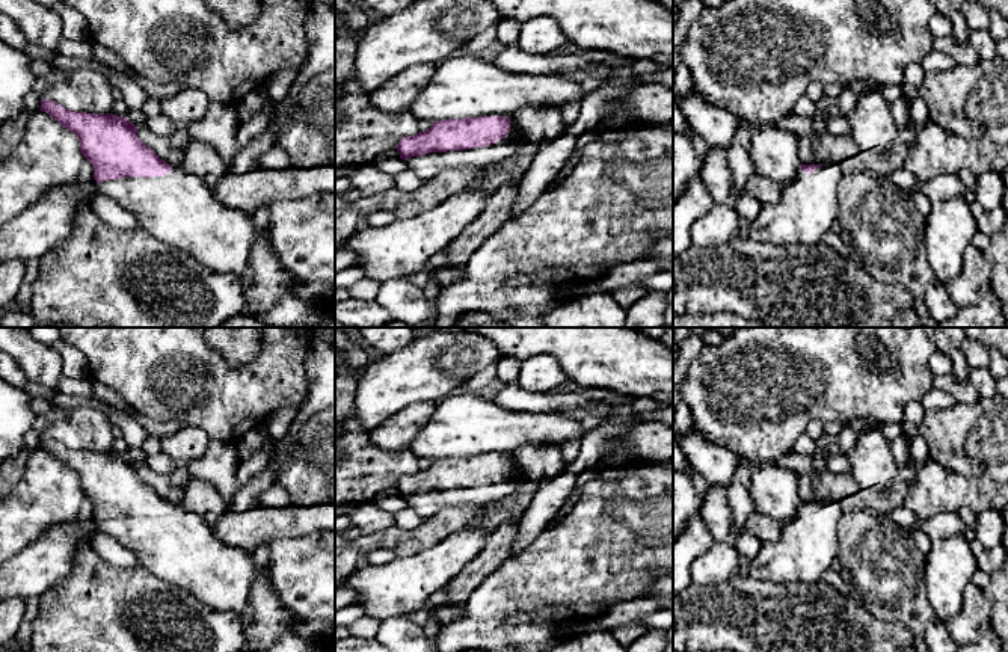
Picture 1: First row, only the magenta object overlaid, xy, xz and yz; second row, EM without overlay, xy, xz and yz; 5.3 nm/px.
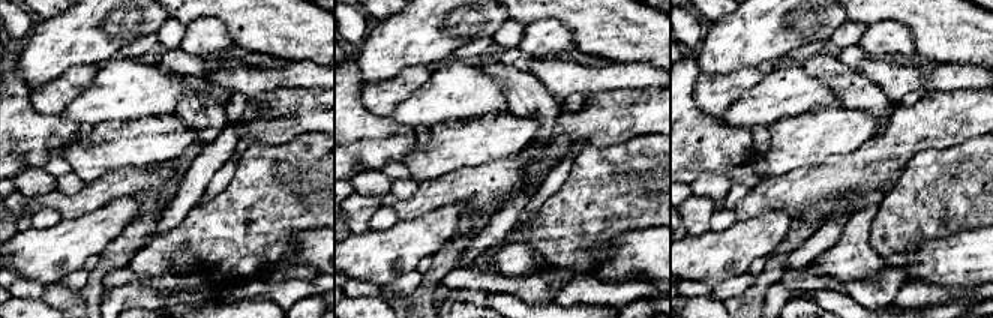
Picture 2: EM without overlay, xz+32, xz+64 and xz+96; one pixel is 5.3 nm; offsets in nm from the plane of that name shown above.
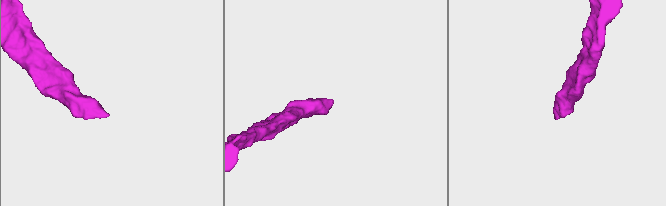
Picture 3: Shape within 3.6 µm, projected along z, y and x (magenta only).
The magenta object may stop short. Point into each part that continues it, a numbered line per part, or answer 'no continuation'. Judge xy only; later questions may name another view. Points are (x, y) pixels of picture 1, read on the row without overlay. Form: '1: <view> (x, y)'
1: xy (178, 547)

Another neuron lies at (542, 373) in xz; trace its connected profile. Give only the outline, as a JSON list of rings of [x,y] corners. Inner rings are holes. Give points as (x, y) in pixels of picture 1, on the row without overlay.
[[[548,355],[524,359],[518,385],[530,392],[552,392],[569,380],[560,362]]]

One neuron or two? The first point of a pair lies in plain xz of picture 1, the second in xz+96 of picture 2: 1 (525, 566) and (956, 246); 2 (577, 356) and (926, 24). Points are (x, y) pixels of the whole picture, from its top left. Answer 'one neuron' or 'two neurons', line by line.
1: two neurons
2: one neuron

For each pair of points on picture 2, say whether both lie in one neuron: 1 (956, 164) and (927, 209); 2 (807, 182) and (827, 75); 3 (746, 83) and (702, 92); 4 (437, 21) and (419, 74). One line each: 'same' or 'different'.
1: same
2: different
3: same
4: different

